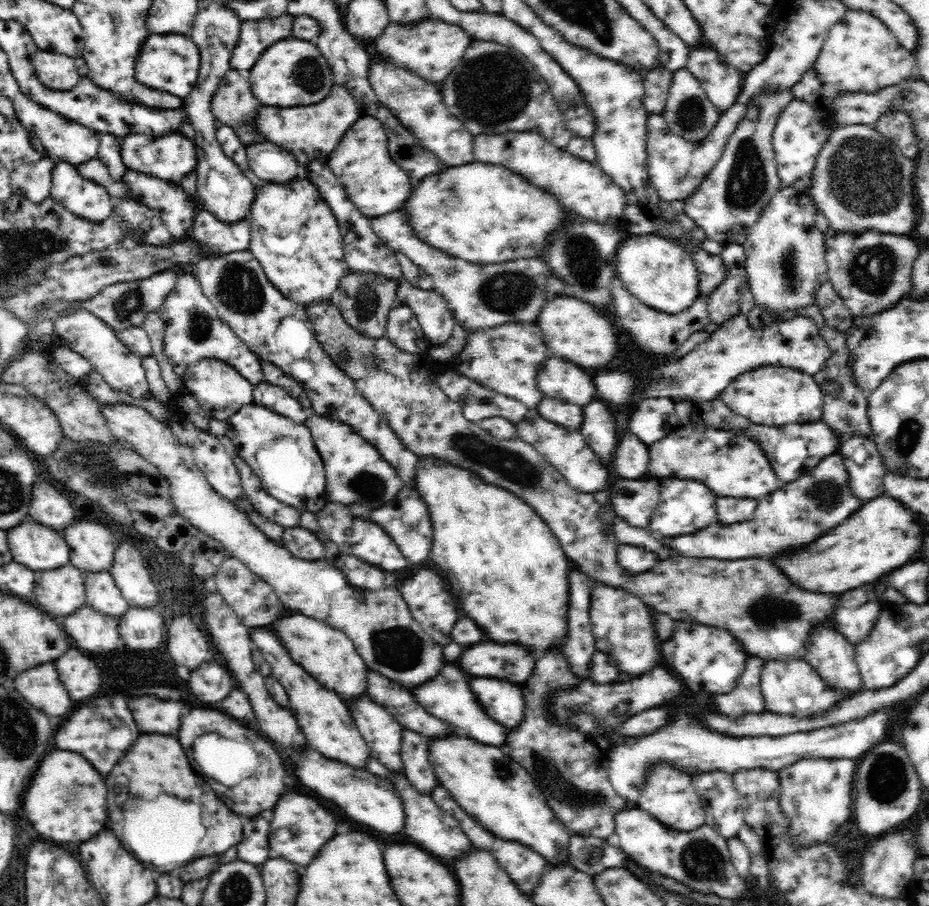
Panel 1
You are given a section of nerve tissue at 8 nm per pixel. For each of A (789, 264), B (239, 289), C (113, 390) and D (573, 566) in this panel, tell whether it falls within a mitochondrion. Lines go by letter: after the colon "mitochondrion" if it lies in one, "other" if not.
A: mitochondrion
B: mitochondrion
C: other
D: other

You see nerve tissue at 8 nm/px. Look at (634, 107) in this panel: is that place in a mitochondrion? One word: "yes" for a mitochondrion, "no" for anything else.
no

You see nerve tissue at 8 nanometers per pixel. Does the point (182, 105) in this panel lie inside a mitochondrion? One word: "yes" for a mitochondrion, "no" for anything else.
no

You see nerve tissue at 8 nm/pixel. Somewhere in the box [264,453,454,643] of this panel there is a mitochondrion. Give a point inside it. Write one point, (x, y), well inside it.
(372, 487)

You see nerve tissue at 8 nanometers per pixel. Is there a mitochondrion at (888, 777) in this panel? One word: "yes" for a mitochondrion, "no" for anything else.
yes

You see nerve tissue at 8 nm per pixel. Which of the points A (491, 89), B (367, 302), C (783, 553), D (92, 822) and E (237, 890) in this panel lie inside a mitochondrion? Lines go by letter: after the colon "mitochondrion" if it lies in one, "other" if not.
A: mitochondrion
B: mitochondrion
C: other
D: other
E: mitochondrion

